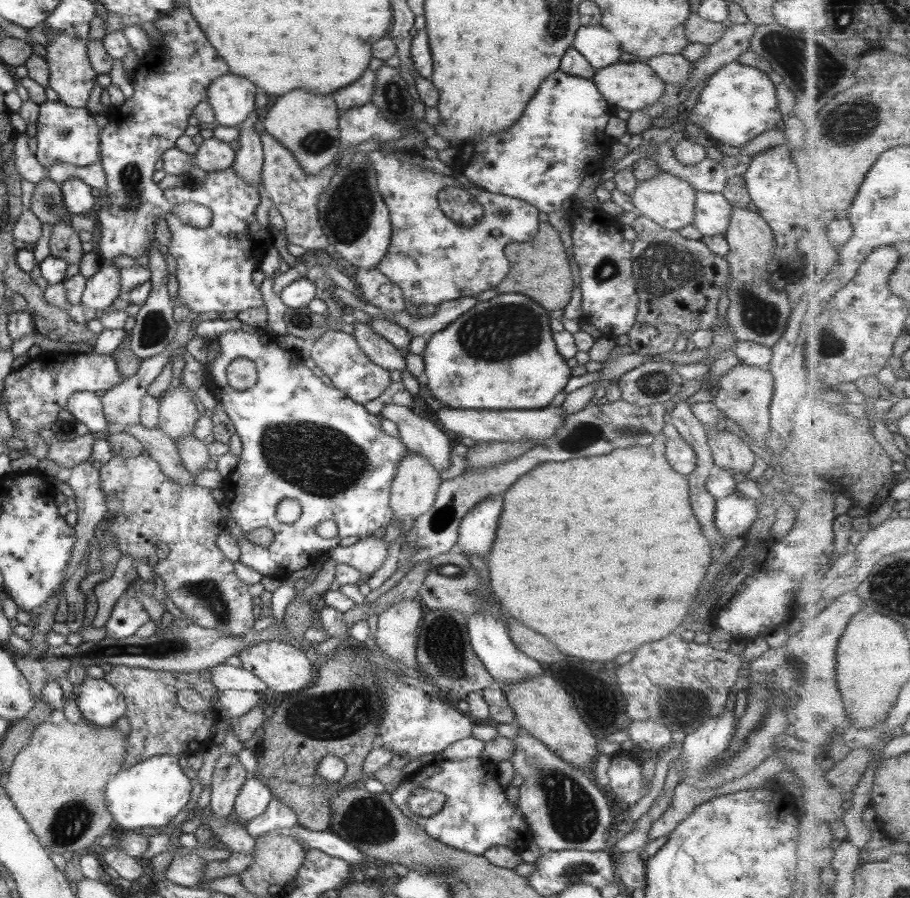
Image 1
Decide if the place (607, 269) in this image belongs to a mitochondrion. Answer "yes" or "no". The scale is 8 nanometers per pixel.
yes

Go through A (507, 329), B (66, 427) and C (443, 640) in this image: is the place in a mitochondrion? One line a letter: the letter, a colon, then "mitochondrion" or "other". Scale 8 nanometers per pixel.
A: mitochondrion
B: mitochondrion
C: mitochondrion

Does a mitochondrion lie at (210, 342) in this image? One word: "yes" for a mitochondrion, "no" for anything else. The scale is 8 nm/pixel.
no

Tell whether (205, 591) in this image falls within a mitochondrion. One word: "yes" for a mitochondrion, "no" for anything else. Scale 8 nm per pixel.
yes

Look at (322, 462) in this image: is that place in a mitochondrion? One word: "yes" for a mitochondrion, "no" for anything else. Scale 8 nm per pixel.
yes

